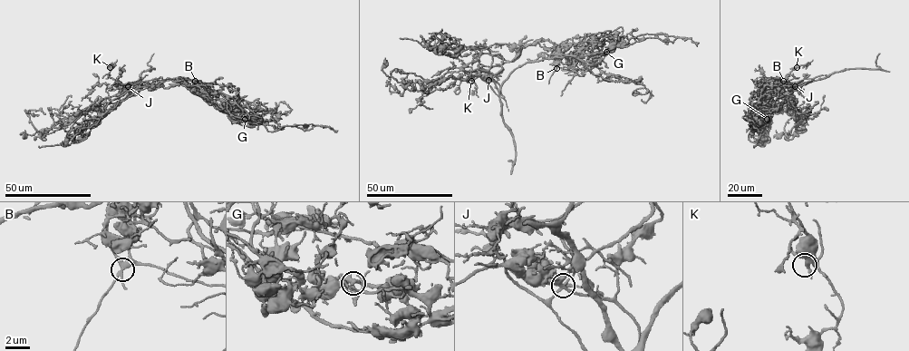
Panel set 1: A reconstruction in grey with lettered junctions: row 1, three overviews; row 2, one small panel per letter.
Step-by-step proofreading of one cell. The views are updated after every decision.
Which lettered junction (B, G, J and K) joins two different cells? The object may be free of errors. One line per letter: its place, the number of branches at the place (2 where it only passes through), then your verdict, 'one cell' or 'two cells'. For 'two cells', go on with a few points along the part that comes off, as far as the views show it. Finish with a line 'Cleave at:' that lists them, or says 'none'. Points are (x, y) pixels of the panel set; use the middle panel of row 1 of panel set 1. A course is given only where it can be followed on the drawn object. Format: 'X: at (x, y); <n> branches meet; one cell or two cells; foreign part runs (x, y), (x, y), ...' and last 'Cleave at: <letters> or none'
B: at (556, 68); 5 branches meet; one cell
G: at (606, 52); 5 branches meet; one cell
J: at (488, 80); 5 branches meet; one cell
K: at (471, 81); 5 branches meet; one cell
Cleave at: none

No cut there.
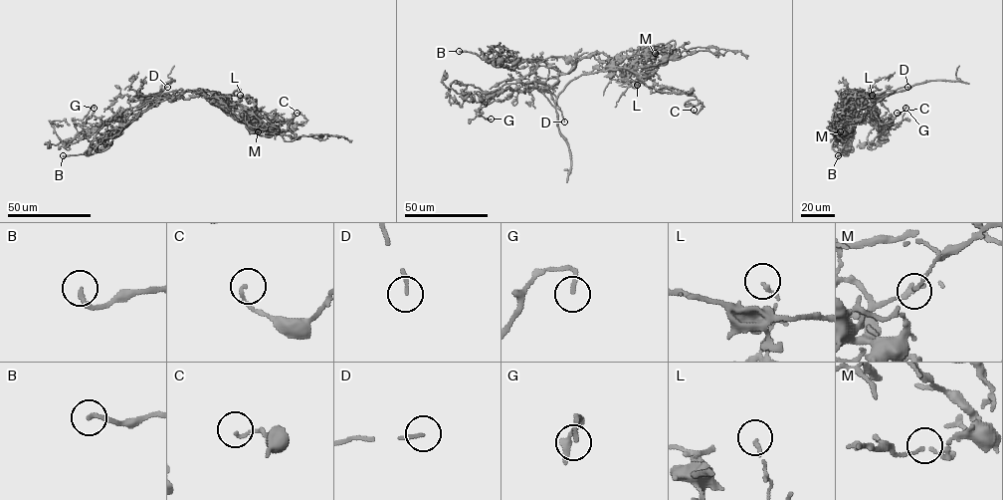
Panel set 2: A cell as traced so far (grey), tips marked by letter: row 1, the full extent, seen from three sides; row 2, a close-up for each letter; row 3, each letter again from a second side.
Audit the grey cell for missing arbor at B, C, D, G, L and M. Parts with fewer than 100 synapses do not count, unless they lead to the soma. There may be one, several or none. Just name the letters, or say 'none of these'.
none of these

